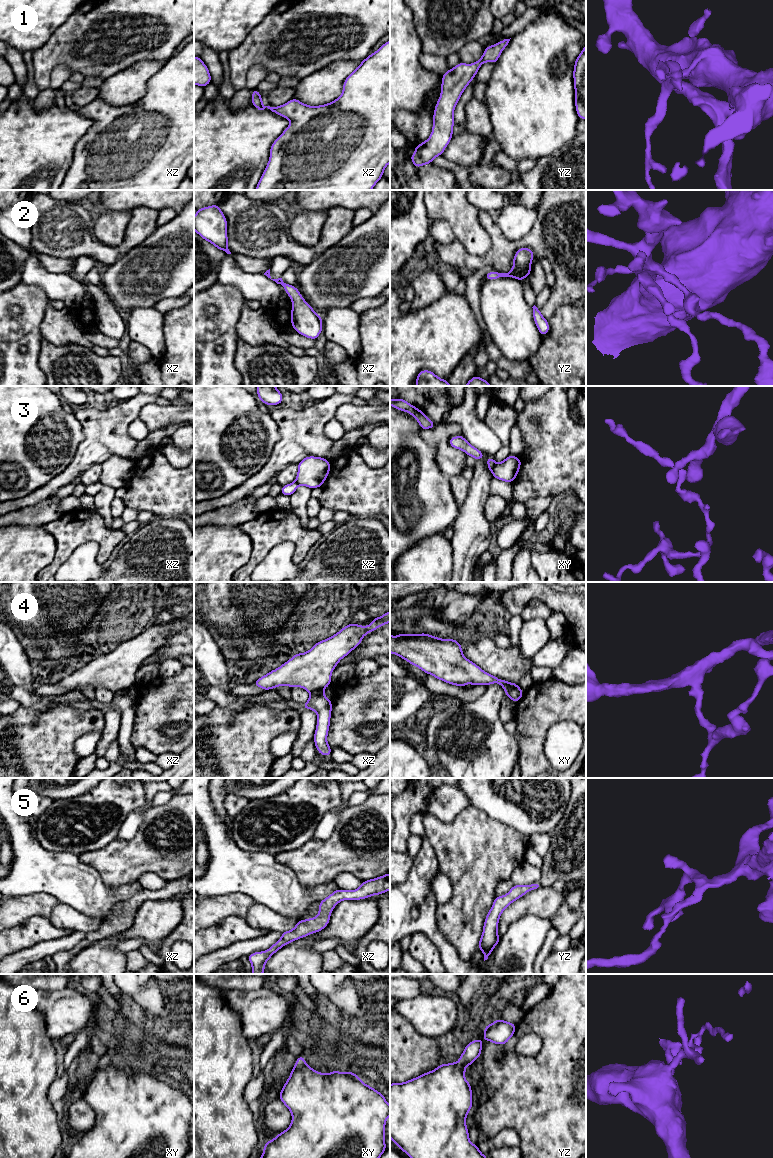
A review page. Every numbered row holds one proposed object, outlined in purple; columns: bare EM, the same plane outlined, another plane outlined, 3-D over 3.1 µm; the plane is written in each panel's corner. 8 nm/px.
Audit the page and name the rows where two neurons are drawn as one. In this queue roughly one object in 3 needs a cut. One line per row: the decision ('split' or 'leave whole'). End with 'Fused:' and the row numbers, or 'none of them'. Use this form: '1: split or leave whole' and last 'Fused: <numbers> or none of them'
1: leave whole
2: leave whole
3: split
4: split
5: leave whole
6: leave whole
Fused: 3, 4

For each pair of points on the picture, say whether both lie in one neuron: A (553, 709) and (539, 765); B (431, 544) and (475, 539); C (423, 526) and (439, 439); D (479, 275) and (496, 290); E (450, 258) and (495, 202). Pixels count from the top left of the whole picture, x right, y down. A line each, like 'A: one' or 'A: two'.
A: one
B: two
C: two
D: two
E: two

